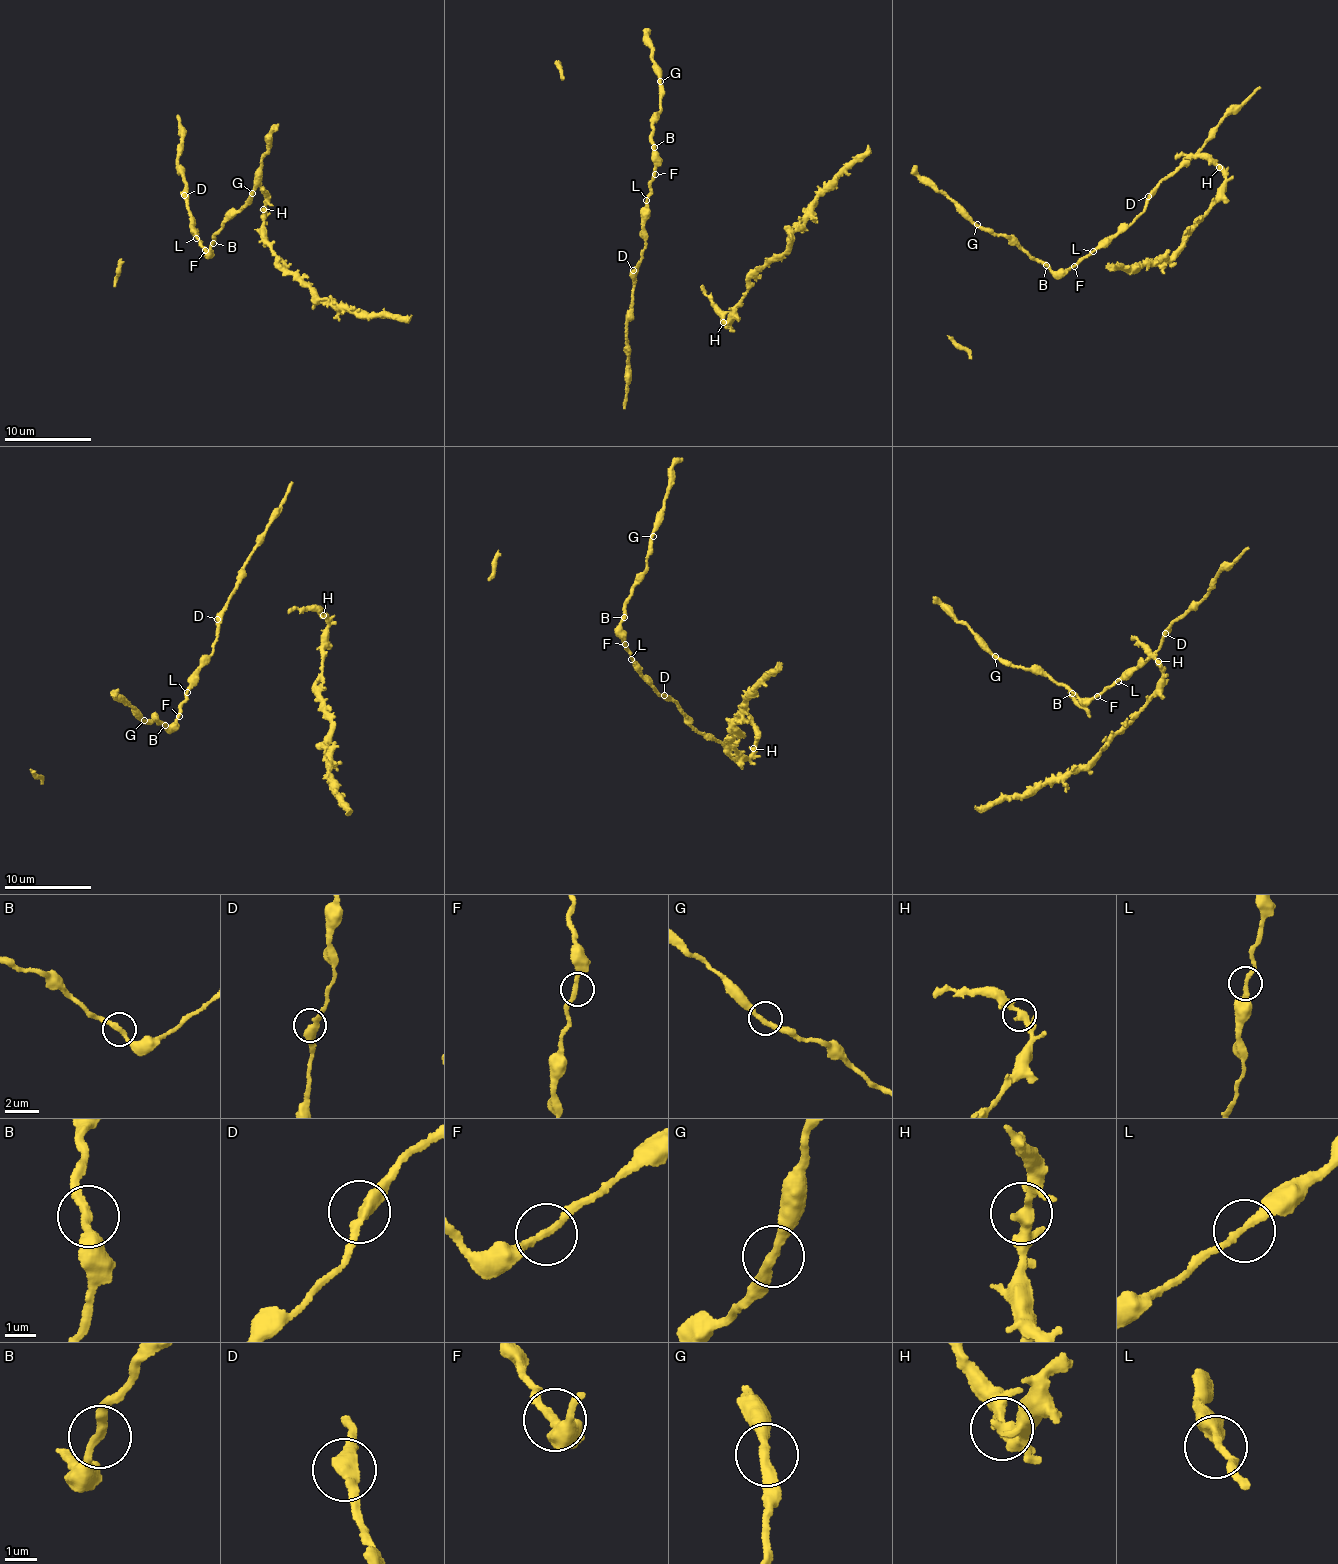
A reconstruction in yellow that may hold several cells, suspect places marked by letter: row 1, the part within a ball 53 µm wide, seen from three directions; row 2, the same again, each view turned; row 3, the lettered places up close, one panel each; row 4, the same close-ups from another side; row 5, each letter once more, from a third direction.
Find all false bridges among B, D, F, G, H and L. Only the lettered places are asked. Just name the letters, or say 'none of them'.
none of them

